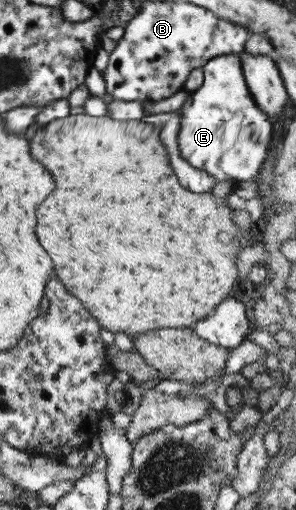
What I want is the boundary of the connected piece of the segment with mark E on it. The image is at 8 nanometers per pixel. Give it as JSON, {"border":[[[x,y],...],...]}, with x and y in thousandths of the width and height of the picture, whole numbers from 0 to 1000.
{"border":[[[760,106],[703,118],[682,129],[686,163],[652,178],[628,178],[632,190],[611,204],[611,214],[598,216],[611,224],[598,263],[605,306],[639,325],[720,345],[726,359],[753,357],[753,353],[784,357],[861,353],[875,327],[889,327],[889,316],[902,310],[902,292],[919,271],[916,237],[861,206],[818,141],[807,106]]]}

